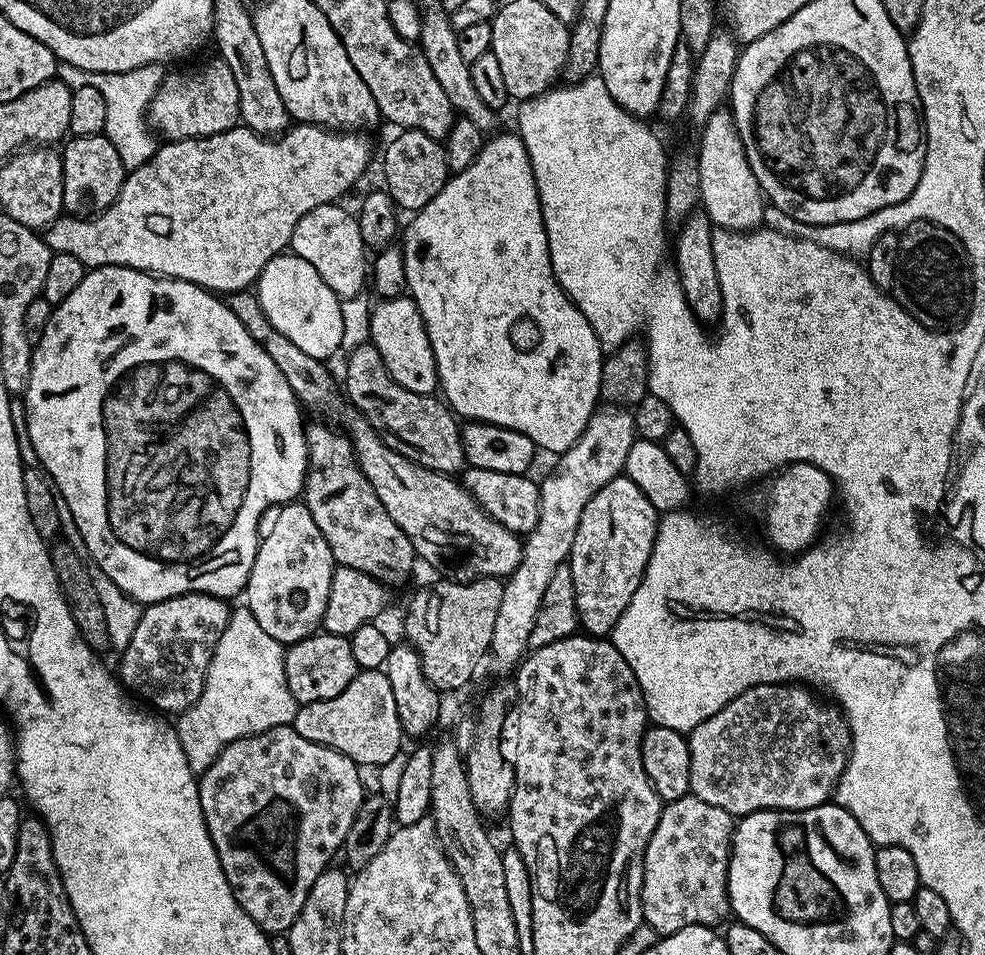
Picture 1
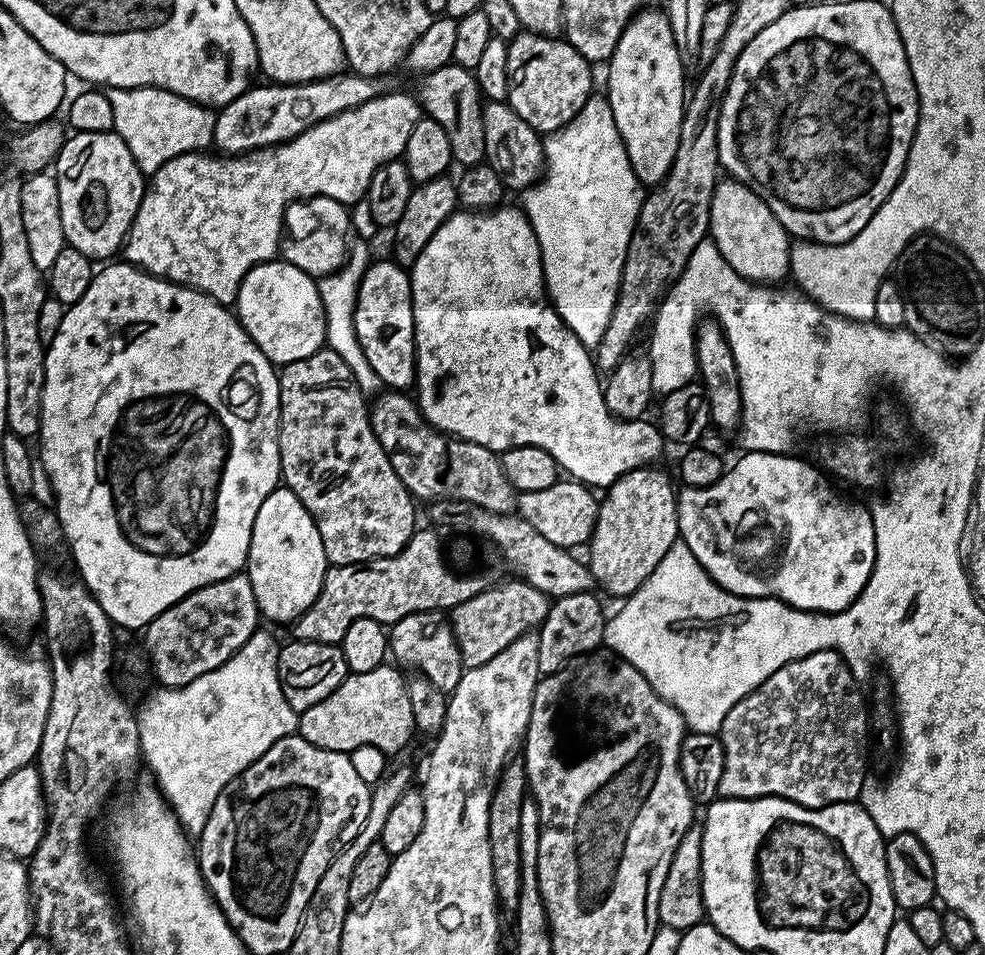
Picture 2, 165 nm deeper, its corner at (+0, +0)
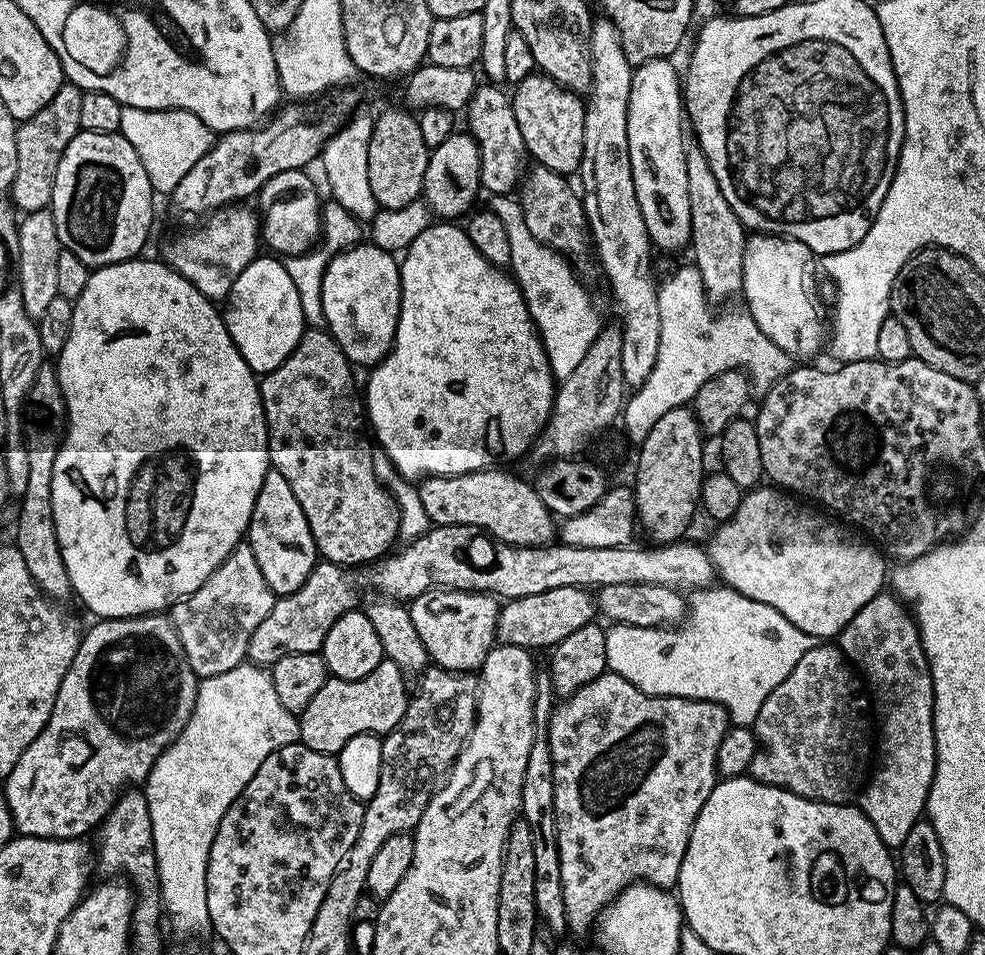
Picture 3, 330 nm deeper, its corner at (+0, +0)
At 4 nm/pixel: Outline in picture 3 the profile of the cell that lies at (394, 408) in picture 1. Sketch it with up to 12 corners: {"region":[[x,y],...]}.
{"region":[[493,466],[425,476],[433,525],[541,548],[558,536],[535,487]]}

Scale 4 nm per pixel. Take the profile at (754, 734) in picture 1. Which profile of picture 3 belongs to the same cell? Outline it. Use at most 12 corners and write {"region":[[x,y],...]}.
{"region":[[835,643],[758,710],[753,780],[857,799],[874,716]]}

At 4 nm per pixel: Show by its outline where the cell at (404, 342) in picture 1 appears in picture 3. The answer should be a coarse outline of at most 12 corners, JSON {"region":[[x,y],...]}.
{"region":[[371,242],[322,278],[326,331],[379,364],[398,330],[400,260]]}

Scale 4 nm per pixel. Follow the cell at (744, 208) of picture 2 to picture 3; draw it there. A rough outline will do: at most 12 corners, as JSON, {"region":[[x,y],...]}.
{"region":[[752,234],[742,300],[758,330],[793,358],[826,344],[808,297],[814,253]]}

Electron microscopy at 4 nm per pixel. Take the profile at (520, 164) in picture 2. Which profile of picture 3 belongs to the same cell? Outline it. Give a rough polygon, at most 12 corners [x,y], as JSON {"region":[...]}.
{"region":[[529,167],[518,188],[526,230],[580,269],[590,233],[567,175]]}

